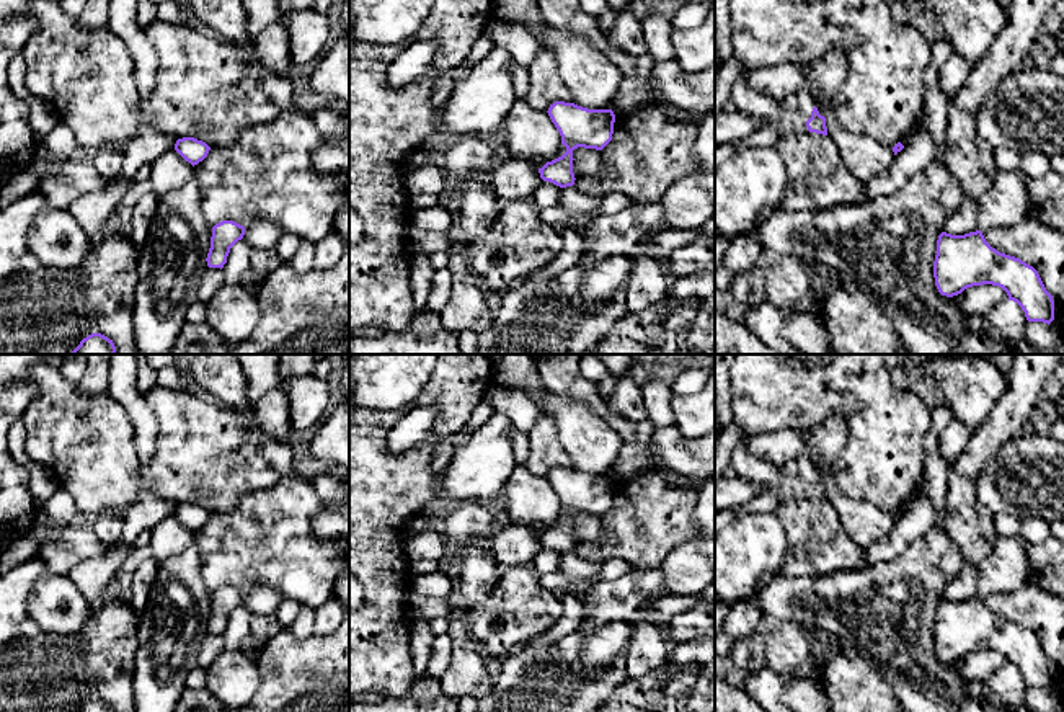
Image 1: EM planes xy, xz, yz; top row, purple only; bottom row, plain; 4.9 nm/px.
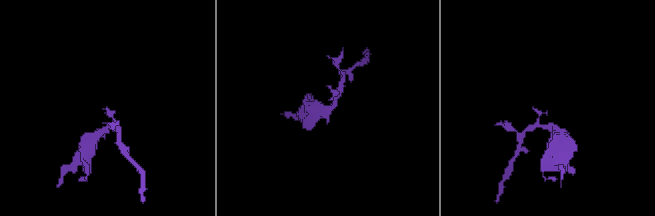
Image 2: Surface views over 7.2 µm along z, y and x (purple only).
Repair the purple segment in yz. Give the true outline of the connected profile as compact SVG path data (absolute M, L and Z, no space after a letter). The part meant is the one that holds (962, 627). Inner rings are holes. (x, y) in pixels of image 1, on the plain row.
M981 596L964 601L942 598L933 643L942 661L953 663L968 653L992 650L1022 673L1028 688L1049 691L1054 686L1054 666L1038 637L1020 624L992 614Z

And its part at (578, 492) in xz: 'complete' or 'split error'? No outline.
complete

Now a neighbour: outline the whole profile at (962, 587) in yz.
M964 565L945 588L943 598L951 601L964 601L978 596L978 573L976 567Z

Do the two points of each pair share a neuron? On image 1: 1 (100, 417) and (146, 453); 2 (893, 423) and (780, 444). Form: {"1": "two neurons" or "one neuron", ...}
{"1": "two neurons", "2": "two neurons"}

